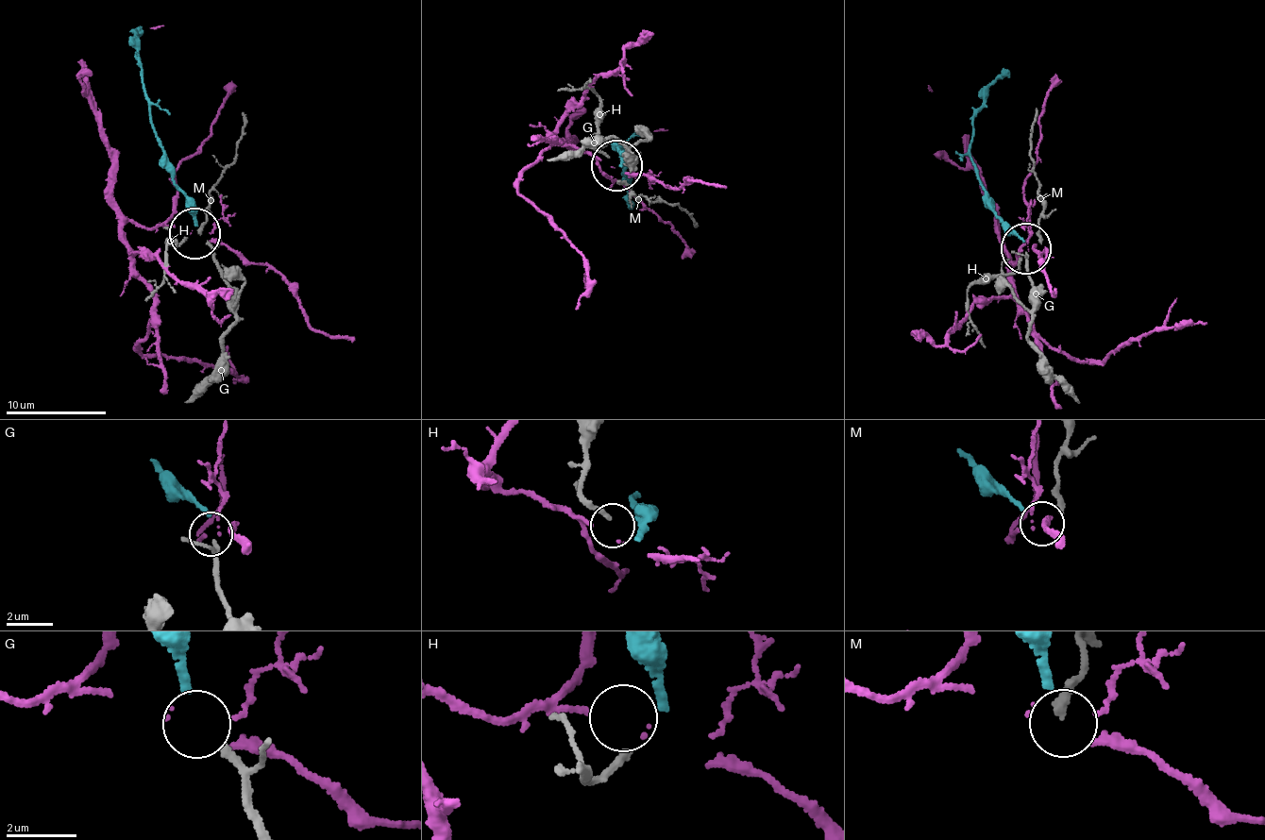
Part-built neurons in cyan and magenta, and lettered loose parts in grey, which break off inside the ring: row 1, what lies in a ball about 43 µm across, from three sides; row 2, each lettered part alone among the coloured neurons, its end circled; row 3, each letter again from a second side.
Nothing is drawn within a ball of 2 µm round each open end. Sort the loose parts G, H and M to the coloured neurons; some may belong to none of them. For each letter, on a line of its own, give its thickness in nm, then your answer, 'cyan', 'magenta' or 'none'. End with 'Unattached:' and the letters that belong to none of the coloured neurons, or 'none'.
G: 130 nm thick; cyan
H: 200 nm thick; none
M: 280 nm thick; none
Unattached: H, M

